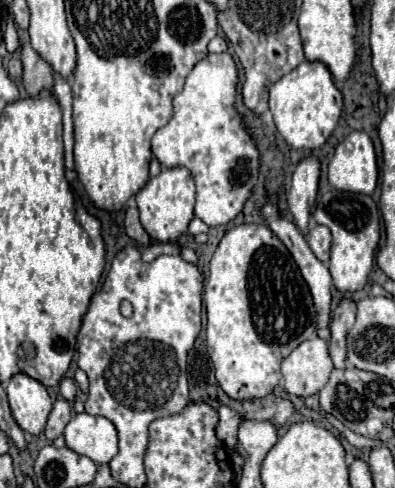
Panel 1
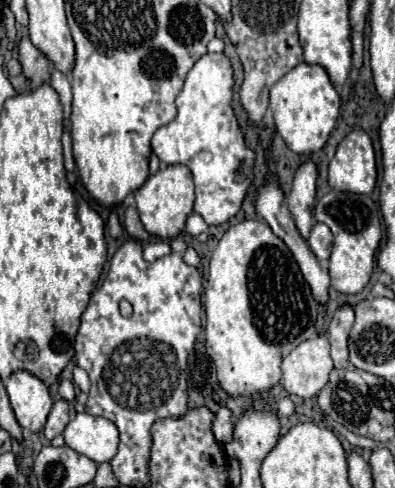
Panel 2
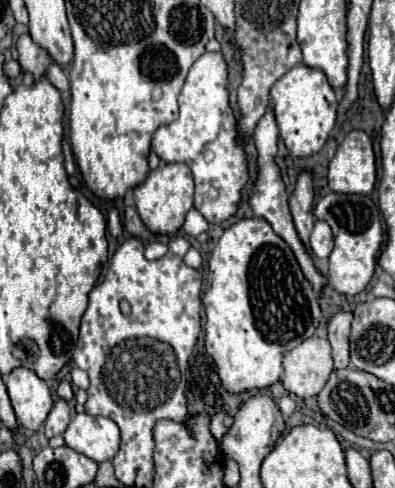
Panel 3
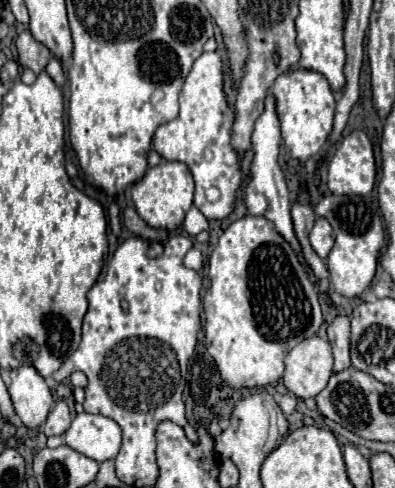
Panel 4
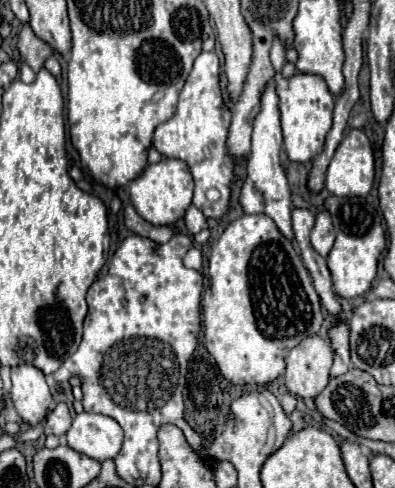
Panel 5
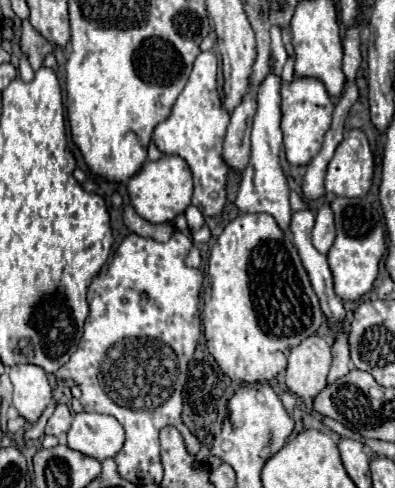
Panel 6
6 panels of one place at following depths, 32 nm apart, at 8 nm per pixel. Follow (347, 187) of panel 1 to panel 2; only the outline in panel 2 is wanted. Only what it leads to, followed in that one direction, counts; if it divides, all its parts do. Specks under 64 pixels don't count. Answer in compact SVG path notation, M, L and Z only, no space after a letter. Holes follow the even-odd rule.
M364 130L350 132L336 148L328 168L328 184L340 192L372 194L376 186L376 158Z

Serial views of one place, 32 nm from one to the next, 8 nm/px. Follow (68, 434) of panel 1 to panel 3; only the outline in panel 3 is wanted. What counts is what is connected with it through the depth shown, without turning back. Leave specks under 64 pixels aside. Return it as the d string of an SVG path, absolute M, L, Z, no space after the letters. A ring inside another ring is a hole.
M82 412L76 414L76 418L66 428L64 440L66 446L100 464L116 456L120 446L120 430L104 416L90 416Z

